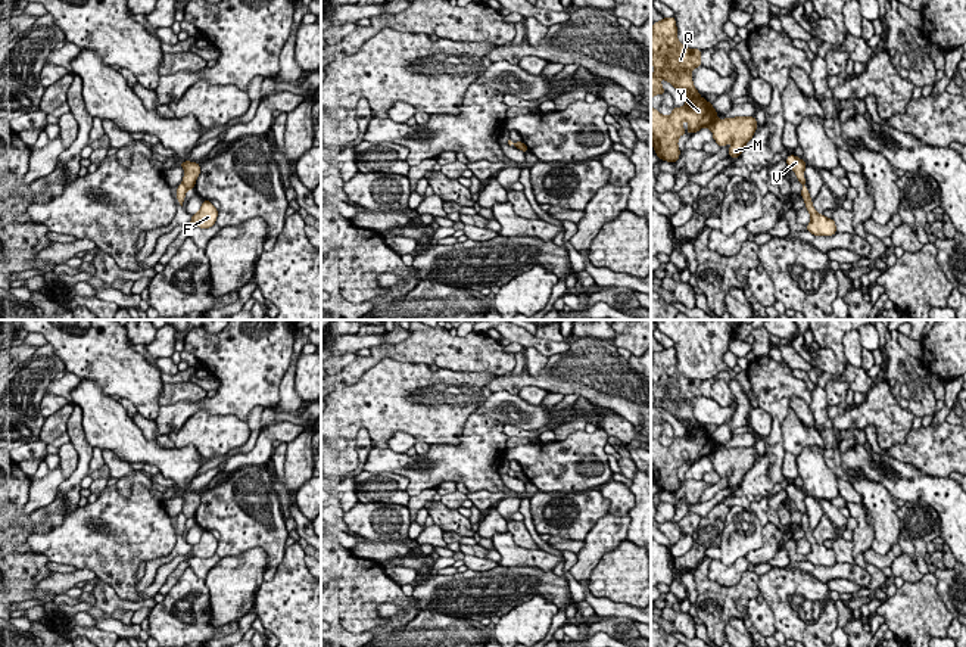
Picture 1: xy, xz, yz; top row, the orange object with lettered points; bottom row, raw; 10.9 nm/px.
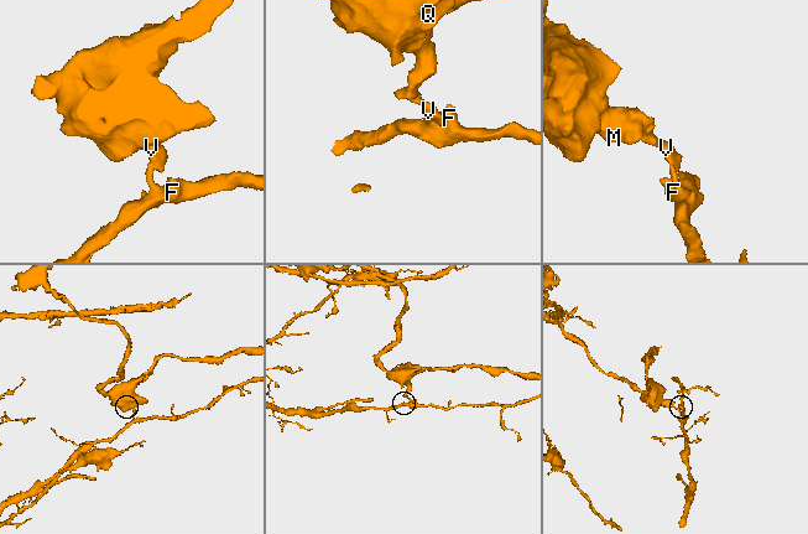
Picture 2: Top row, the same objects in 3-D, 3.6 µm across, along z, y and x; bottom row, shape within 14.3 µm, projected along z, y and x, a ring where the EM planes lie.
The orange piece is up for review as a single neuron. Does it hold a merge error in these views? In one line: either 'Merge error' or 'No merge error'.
Merge error

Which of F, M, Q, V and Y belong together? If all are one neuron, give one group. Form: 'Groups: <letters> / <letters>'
Groups: F / M Q V Y

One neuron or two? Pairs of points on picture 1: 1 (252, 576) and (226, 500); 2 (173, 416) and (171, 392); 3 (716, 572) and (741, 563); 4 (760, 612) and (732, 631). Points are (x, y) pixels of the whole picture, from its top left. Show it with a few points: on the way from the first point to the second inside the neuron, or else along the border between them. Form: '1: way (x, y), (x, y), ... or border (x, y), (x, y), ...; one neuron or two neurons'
1: border (221, 559), (259, 547), (267, 557), (264, 579); two neurons
2: border (202, 398), (164, 404), (161, 407); two neurons
3: way (722, 572), (732, 572), (735, 569); one neuron
4: border (742, 619), (731, 618), (723, 631); two neurons

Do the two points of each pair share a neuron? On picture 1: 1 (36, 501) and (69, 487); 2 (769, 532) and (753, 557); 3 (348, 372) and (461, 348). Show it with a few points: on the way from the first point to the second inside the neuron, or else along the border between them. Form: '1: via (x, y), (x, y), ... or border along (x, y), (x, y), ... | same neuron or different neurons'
1: border along (67, 479), (52, 501), (31, 513) | different neurons
2: via (769, 540), (769, 546), (760, 554) | same neuron
3: via (376, 355), (382, 351), (433, 348) | same neuron

